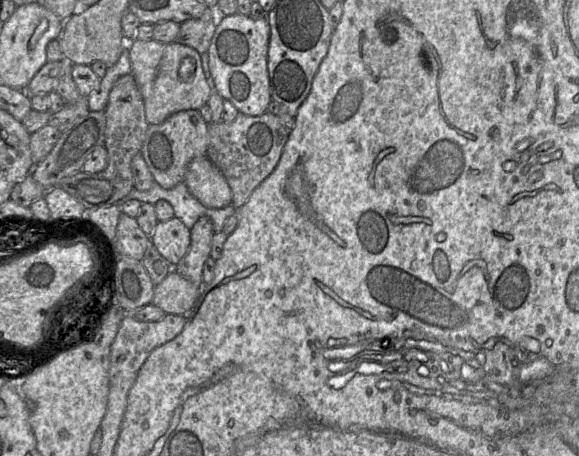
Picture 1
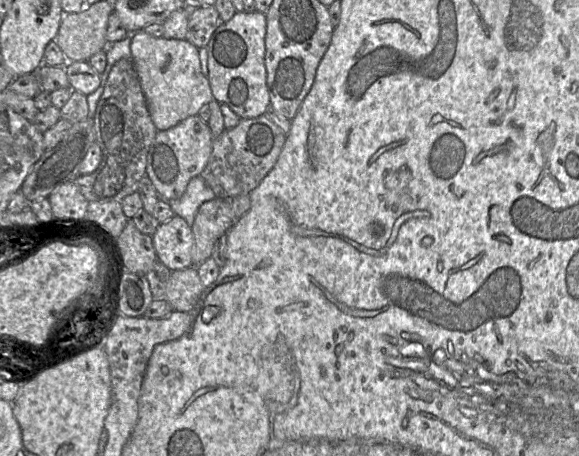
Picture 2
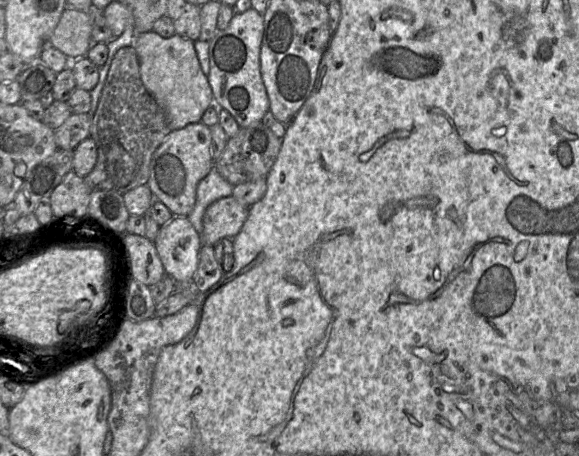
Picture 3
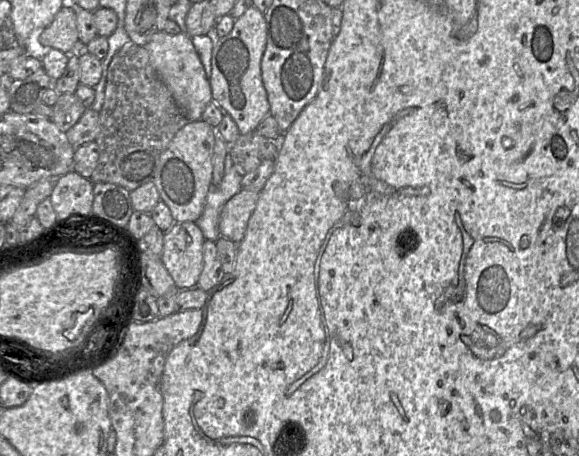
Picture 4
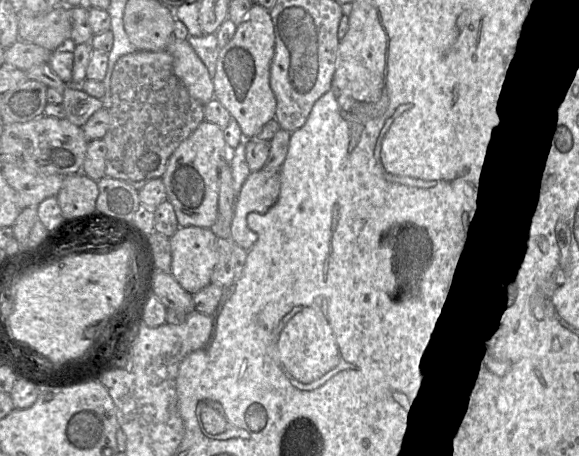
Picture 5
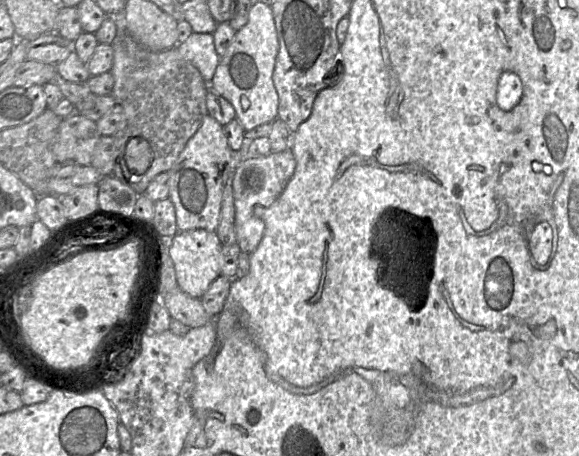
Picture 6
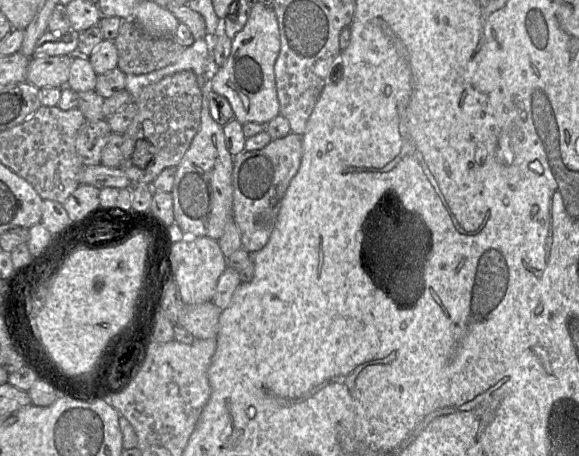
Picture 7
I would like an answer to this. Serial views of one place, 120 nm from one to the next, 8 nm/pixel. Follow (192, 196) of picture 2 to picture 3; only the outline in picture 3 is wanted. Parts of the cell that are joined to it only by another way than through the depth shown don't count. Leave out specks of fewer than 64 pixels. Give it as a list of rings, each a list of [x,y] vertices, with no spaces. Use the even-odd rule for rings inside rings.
[[[214,166],[208,175],[199,182],[194,208],[188,215],[189,221],[199,236],[203,231],[203,215],[207,207],[220,198],[231,196],[233,189],[234,186],[226,181]]]

